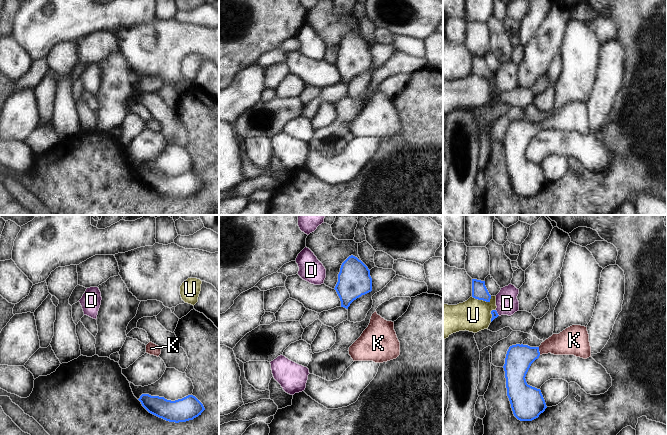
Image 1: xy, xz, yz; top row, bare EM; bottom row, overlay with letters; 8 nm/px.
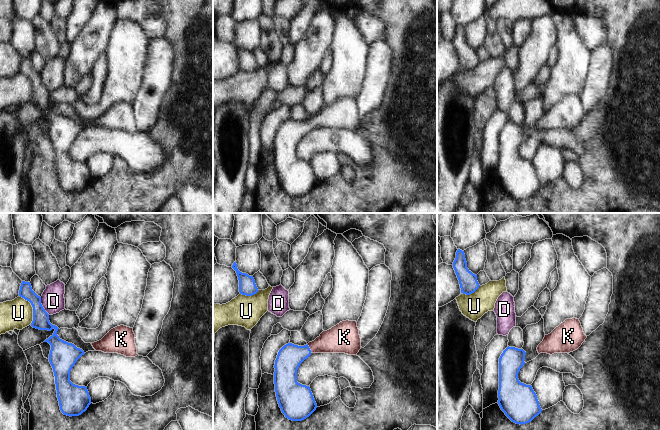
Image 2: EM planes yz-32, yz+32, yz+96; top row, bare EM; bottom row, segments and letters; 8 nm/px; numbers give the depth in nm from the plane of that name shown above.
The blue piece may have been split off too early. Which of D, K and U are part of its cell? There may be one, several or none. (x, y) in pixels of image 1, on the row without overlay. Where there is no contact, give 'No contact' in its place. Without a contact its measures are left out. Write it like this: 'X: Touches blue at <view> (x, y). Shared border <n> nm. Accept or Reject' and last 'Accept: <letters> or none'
D: Touches blue at yz (497, 89). Shared border 60 nm. Reject
K: Touches blue at yz (538, 127). Shared border 70 nm. Accept
U: Touches blue at yz (482, 75). Shared border 160 nm. Reject
Accept: K

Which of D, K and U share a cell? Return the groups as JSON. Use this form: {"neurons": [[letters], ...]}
{"neurons": [["D"], ["K"], ["U"]]}

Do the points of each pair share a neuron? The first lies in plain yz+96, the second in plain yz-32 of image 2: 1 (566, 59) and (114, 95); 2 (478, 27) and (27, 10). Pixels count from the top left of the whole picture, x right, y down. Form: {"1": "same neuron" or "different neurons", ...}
{"1": "same neuron", "2": "different neurons"}

